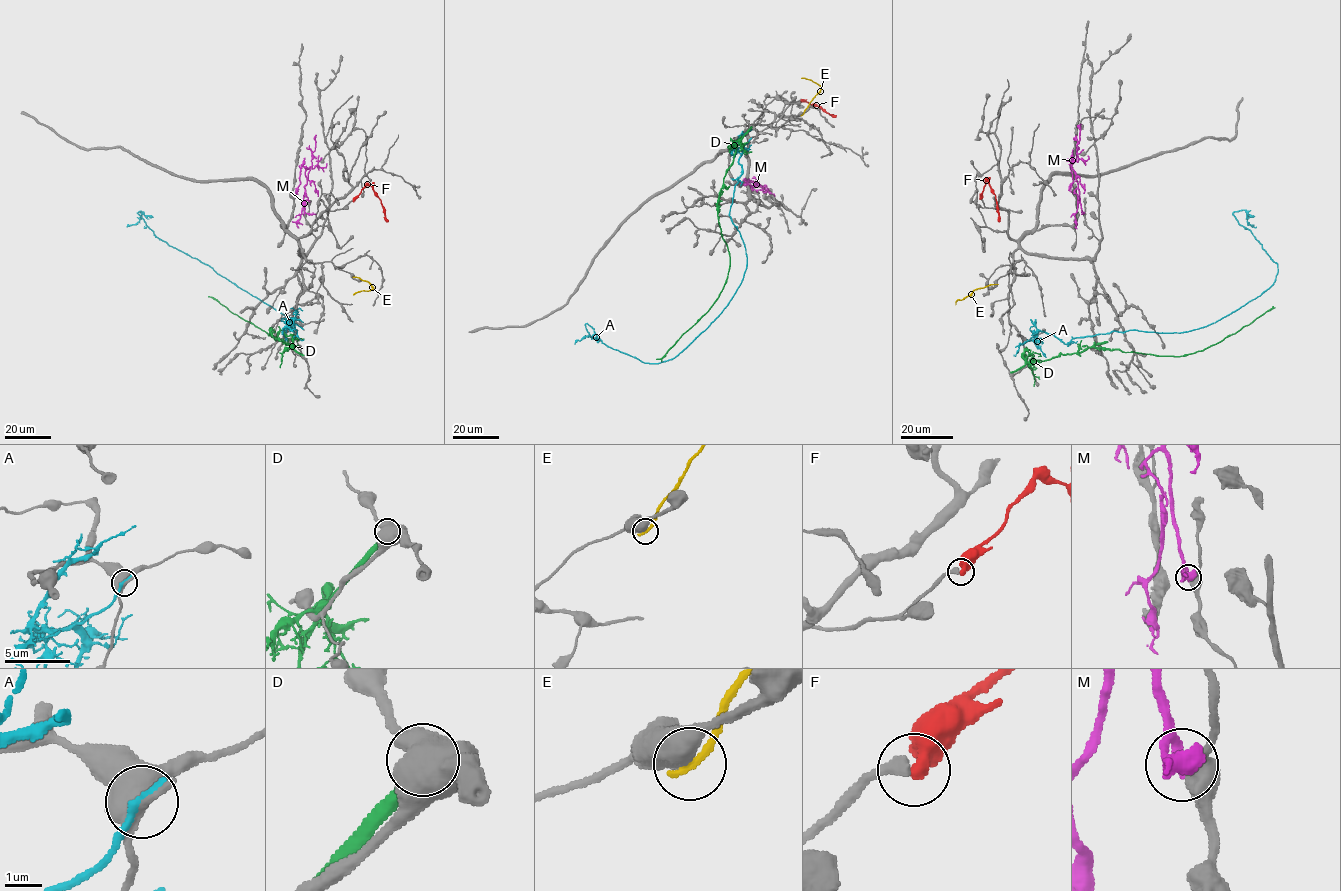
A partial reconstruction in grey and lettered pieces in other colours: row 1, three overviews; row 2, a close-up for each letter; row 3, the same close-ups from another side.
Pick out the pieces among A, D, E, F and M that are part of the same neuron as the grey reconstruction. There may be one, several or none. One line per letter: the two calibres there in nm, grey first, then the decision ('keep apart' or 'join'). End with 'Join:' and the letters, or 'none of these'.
A: calibres 380 and 240 nm; keep apart
D: calibres 650 and 440 nm; keep apart
E: calibres 750 and 240 nm; keep apart
F: calibres 380 and 600 nm; join
M: calibres 500 and 200 nm; keep apart
Join: F

